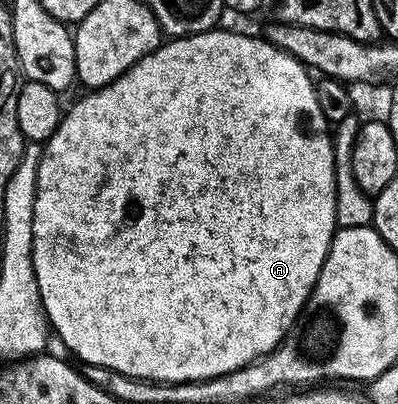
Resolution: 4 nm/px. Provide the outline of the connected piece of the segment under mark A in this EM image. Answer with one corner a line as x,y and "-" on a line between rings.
223,27
209,29
206,33
197,33
191,37
175,37
158,46
154,52
144,55
124,75
112,83
87,92
74,106
67,108
62,115
56,131
42,145
42,158
36,171
36,195
32,207
32,263
38,284
38,298
42,300
42,311
46,315
49,328
58,332
58,337
79,357
79,362
87,365
108,367
120,371
129,377
139,377
145,381
207,381
220,375
228,375
240,367
258,361
286,338
286,333
298,320
298,315
310,299
316,279
326,262
330,244
336,232
334,216
336,215
336,195
334,194
333,143
328,132
328,122
320,111
318,87
311,70
299,63
288,51
276,47
265,36
249,37
246,33
229,33

